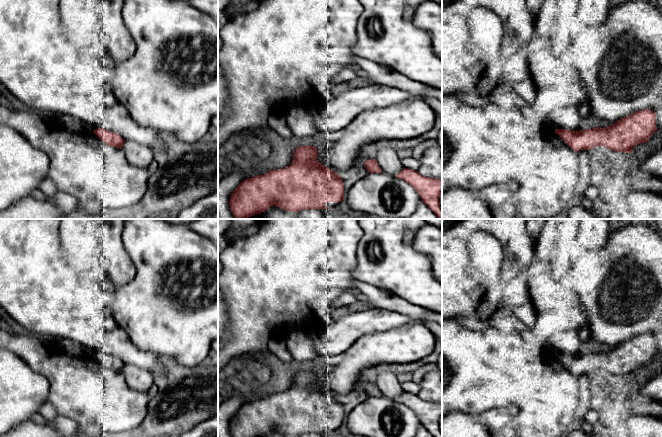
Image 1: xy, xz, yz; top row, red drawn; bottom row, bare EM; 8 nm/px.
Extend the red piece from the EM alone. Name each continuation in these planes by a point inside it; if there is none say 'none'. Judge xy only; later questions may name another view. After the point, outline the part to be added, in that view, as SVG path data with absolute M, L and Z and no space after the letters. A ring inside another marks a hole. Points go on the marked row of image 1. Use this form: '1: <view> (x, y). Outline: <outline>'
none

